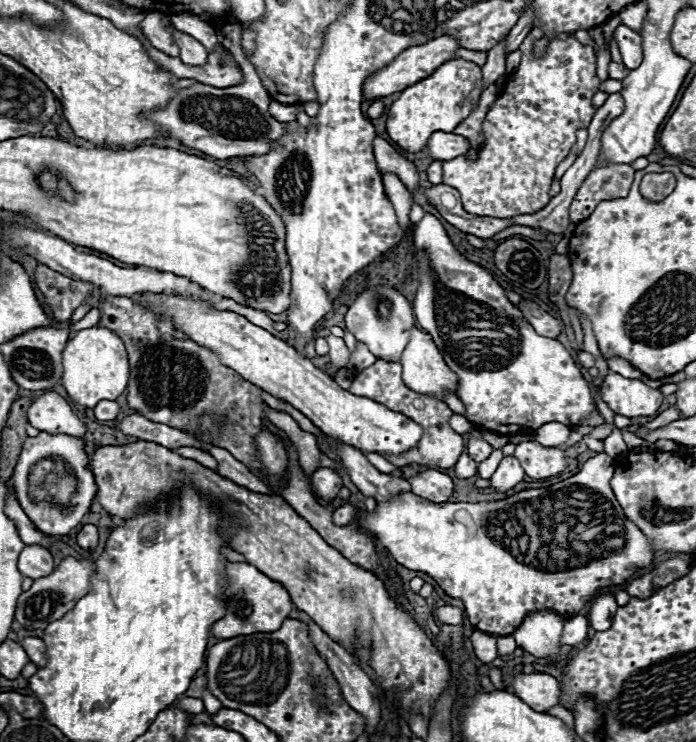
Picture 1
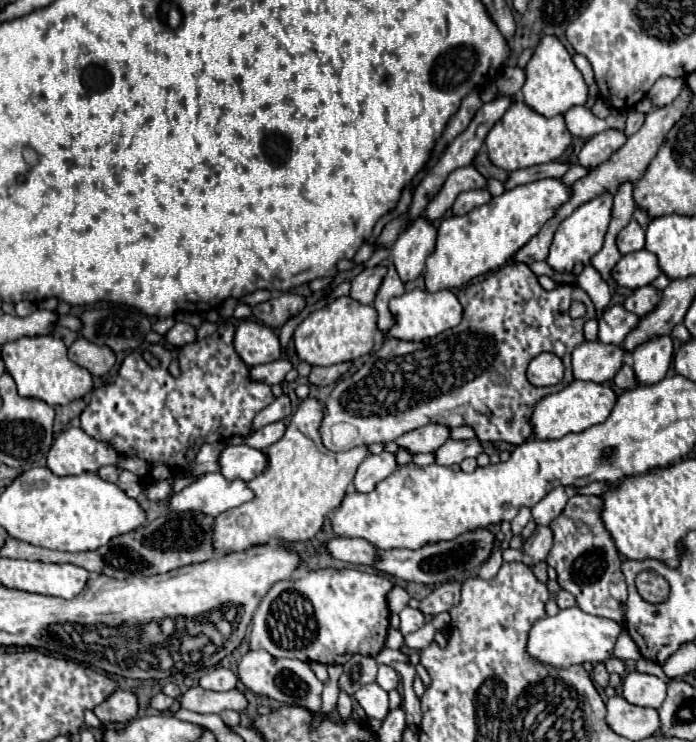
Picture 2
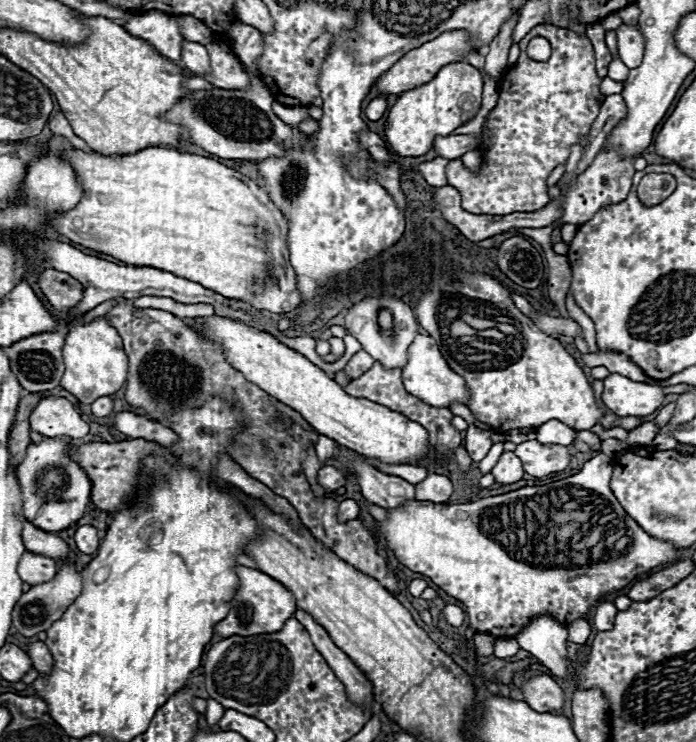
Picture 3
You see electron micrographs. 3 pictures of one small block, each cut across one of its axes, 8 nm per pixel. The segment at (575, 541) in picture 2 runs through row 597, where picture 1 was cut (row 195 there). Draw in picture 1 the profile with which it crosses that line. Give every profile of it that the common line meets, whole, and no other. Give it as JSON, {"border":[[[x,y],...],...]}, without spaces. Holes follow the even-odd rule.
{"border":[[[596,164],[592,172],[584,178],[570,204],[570,222],[578,224],[586,220],[594,212],[594,208],[604,200],[626,198],[634,180],[634,172],[636,170],[630,164]]]}

